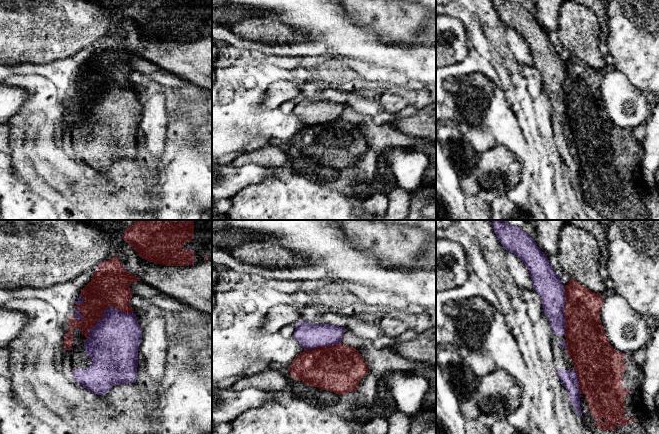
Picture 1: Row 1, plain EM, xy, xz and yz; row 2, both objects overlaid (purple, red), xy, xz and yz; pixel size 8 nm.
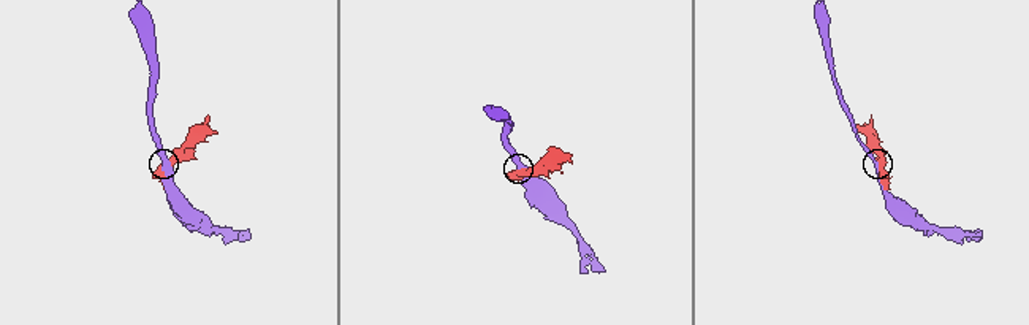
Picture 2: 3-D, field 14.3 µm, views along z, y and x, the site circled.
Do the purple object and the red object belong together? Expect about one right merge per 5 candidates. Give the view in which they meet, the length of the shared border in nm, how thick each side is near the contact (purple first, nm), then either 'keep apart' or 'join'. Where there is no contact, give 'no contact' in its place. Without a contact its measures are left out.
xy | 480 nm | 400/320 nm | keep apart

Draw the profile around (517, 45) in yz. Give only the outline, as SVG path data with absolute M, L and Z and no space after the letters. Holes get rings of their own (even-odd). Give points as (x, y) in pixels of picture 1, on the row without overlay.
M506 26L506 42L513 53L515 59L520 65L532 66L533 60L529 46L524 38L515 30Z

